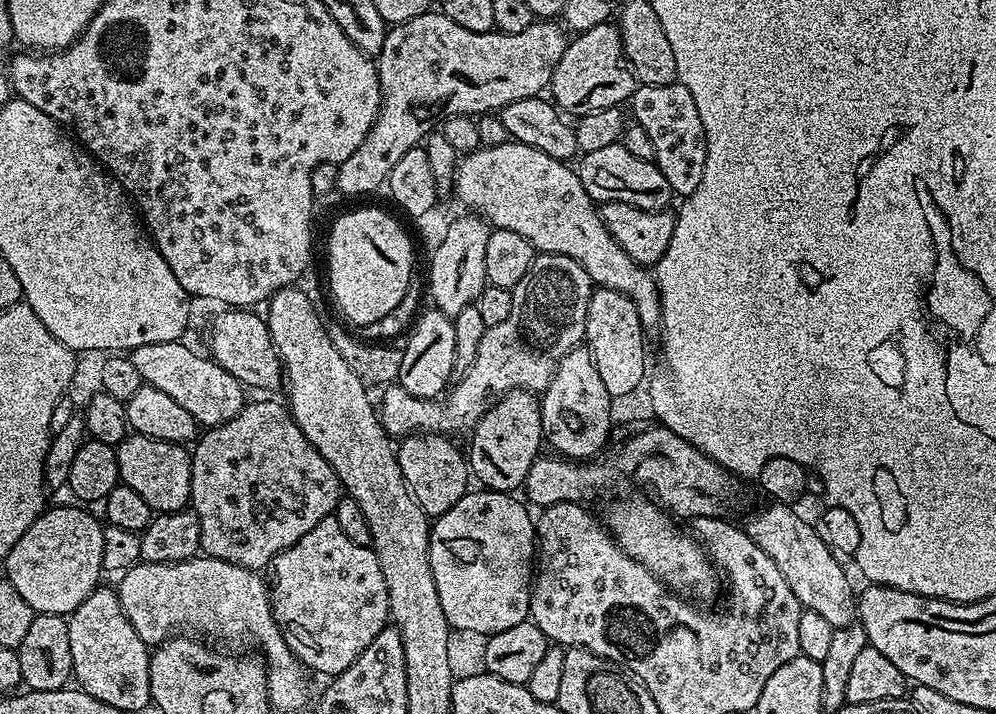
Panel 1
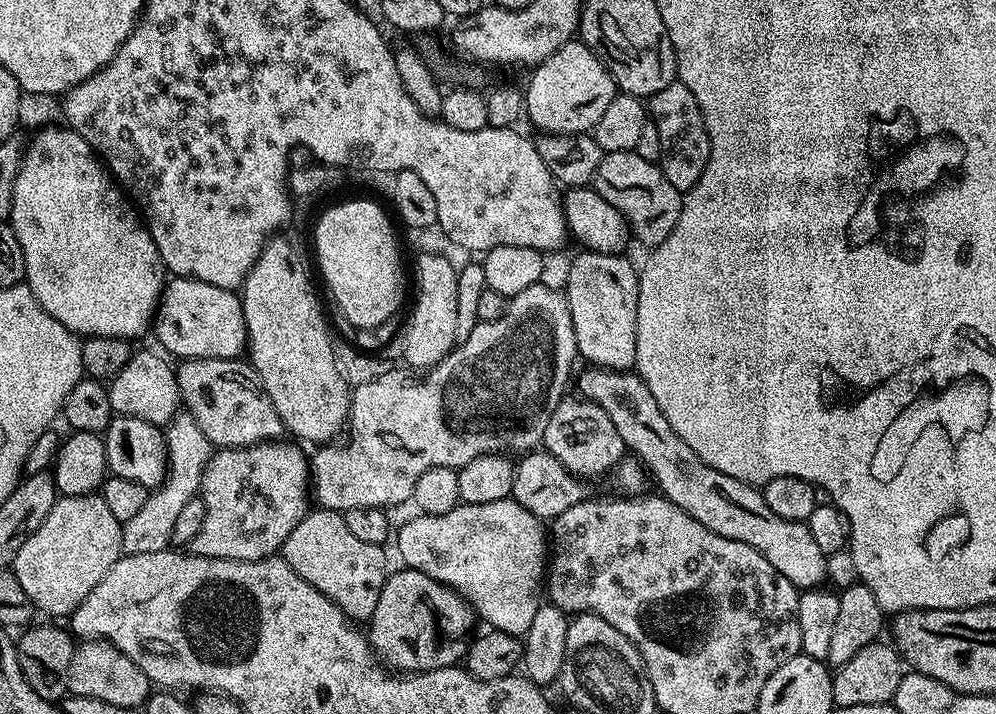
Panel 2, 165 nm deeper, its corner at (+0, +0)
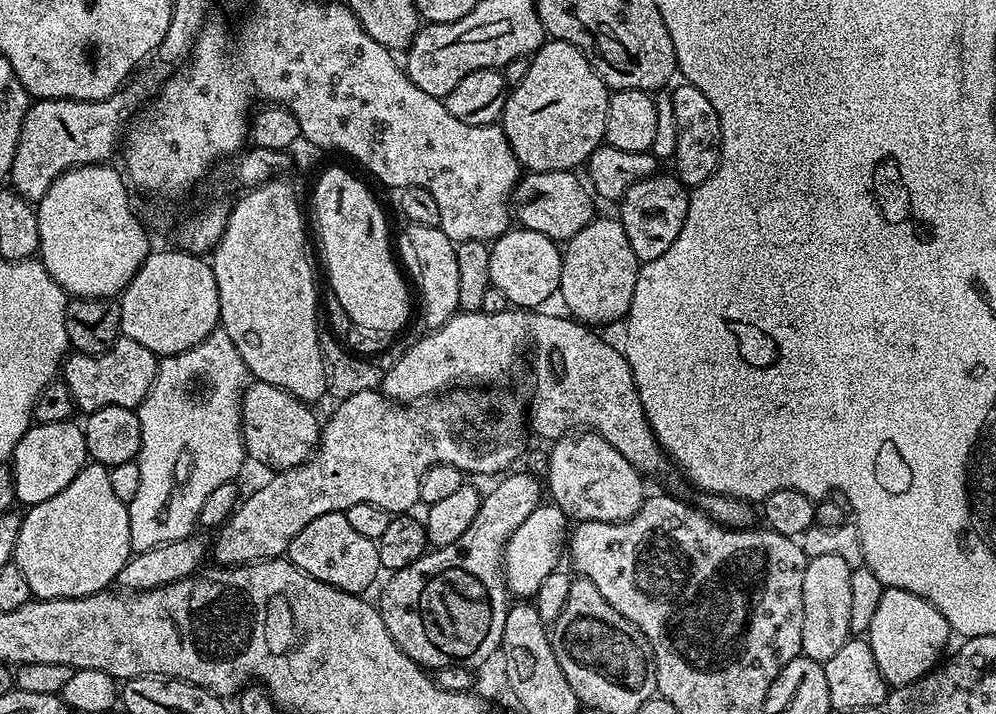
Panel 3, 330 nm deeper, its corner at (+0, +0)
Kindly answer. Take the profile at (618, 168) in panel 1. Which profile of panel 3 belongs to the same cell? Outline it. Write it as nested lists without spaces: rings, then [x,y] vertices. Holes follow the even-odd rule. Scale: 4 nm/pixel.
[[[657,174],[639,180],[618,201],[618,219],[626,230],[626,238],[630,238],[630,250],[641,261],[653,260],[666,254],[670,246],[674,246],[674,238],[678,238],[678,230],[682,230],[682,222],[686,222],[689,189],[676,179],[675,175]]]

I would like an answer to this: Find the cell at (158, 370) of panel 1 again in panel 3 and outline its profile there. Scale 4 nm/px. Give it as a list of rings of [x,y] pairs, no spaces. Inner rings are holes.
[[[263,382],[249,383],[242,393],[240,402],[240,433],[244,436],[244,451],[249,457],[252,456],[260,464],[272,468],[268,470],[279,470],[281,468],[293,468],[303,464],[316,450],[320,442],[321,421],[316,421],[316,416],[311,412],[305,401],[294,398],[286,390],[282,390],[273,384]]]

